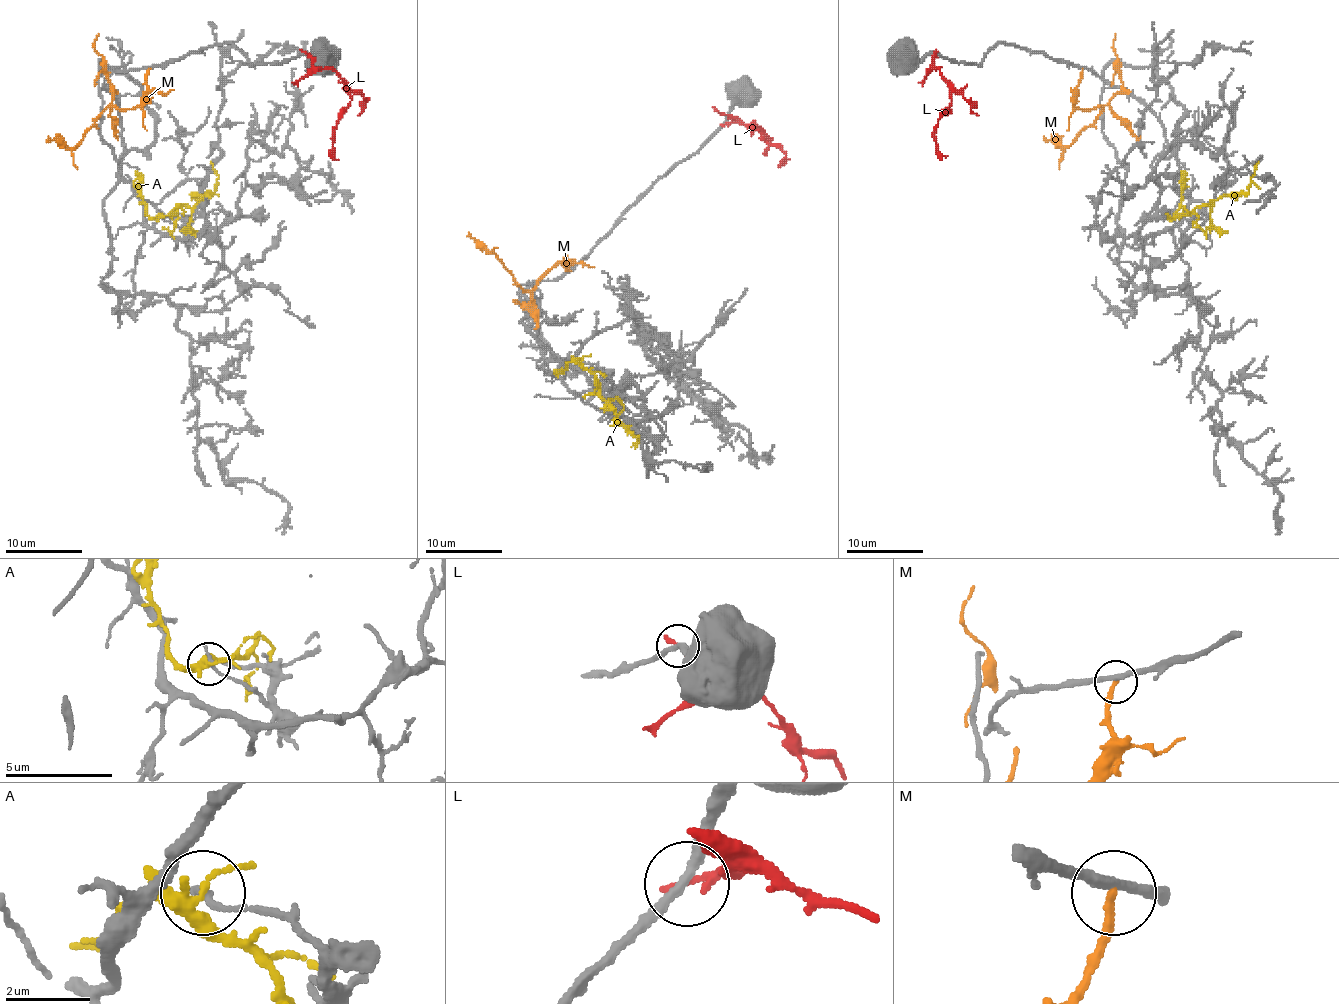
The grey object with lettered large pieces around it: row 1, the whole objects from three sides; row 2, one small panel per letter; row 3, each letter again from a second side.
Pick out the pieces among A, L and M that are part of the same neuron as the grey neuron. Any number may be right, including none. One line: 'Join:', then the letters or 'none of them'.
Join: none of them

